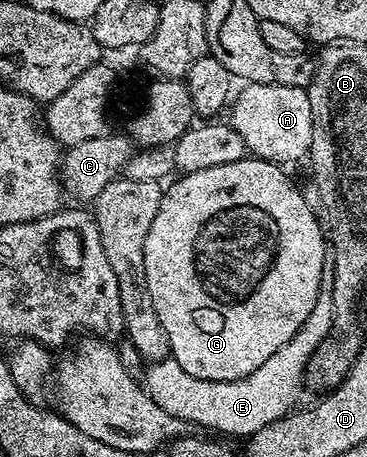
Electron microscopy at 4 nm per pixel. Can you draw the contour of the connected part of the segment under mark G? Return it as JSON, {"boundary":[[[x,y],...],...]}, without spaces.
{"boundary":[[[246,155],[241,161],[223,163],[223,167],[207,167],[207,171],[178,176],[178,181],[170,189],[168,187],[164,190],[158,214],[151,223],[151,231],[147,231],[143,247],[147,291],[151,295],[155,315],[159,317],[159,323],[169,340],[170,354],[177,360],[179,367],[183,367],[187,375],[195,375],[195,379],[234,381],[251,375],[255,367],[263,367],[263,363],[267,363],[267,359],[271,359],[271,355],[275,355],[275,351],[279,351],[279,347],[283,347],[283,343],[287,343],[287,339],[291,339],[291,335],[295,335],[295,331],[303,327],[303,319],[313,313],[315,299],[322,296],[321,281],[325,277],[323,263],[327,259],[327,233],[306,194],[301,194],[296,183],[281,169],[284,168],[280,164]]]}

